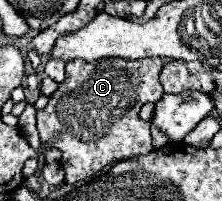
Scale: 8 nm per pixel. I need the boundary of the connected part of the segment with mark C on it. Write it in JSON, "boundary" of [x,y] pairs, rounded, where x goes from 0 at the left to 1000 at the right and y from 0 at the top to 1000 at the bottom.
{"boundary":[[[649,284],[649,294],[450,294],[432,313],[387,313],[369,294],[333,294],[297,313],[297,393],[261,423],[261,443],[216,483],[198,542],[162,542],[162,632],[180,652],[180,692],[216,701],[243,652],[270,652],[270,692],[243,711],[279,751],[279,841],[297,851],[288,910],[342,910],[414,881],[477,821],[631,781],[685,751],[685,682],[676,682],[676,612],[622,582],[631,532],[676,502],[712,502],[739,453],[712,403],[712,363],[739,323],[721,284]]]}

